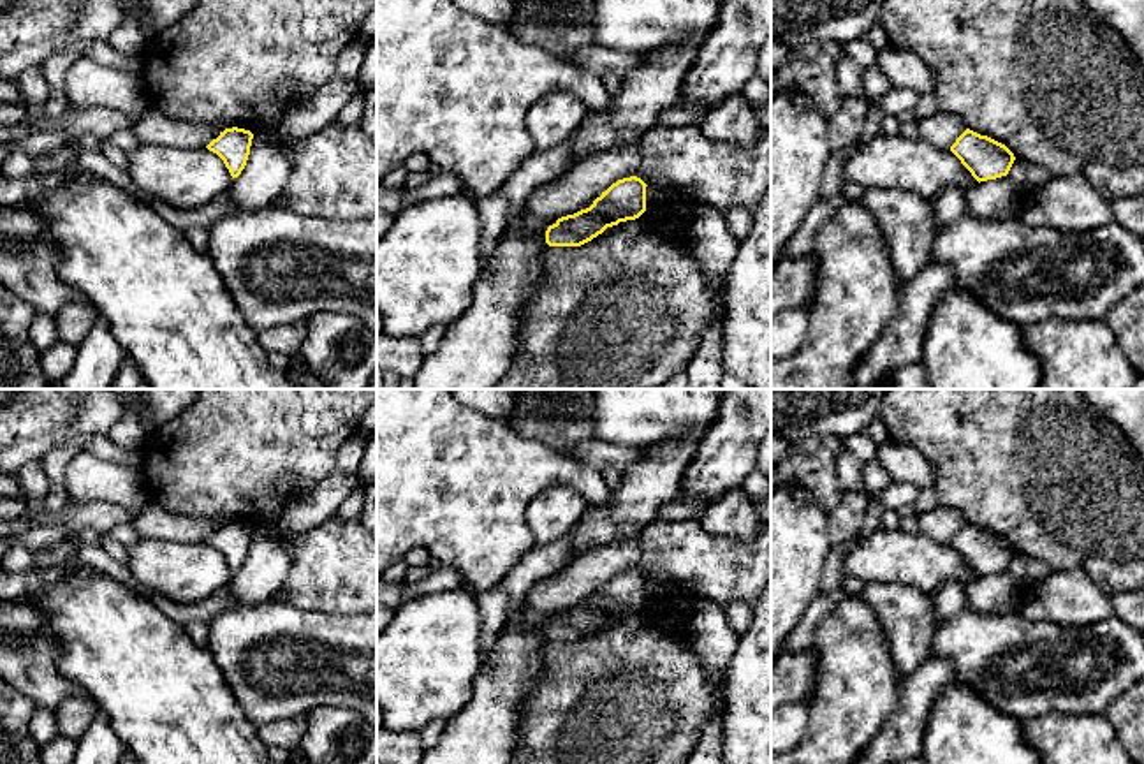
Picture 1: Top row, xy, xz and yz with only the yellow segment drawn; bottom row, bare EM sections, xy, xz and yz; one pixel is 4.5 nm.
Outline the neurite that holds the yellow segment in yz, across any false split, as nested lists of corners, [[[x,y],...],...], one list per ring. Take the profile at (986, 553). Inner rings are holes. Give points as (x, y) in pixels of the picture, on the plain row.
[[[970,523],[956,533],[950,546],[979,577],[1007,570],[1016,555],[1005,539]]]

